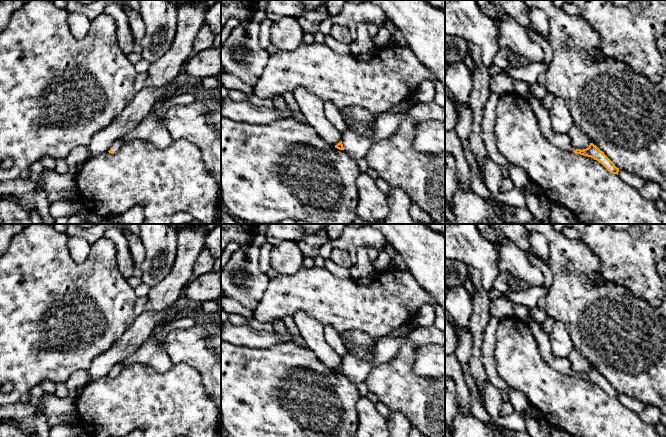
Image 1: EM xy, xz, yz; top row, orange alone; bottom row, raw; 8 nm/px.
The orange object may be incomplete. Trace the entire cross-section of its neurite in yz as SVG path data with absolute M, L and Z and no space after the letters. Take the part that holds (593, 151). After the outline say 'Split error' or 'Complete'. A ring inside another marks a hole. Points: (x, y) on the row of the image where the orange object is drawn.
M528 96L526 100L538 118L538 123L544 137L551 144L562 150L567 150L574 152L575 154L591 157L601 163L610 173L618 175L619 168L617 168L615 164L596 145L590 143L589 147L586 149L577 149L573 146L570 138L567 135L554 134L552 132L549 112L541 106L540 100L538 98Z. Split error

